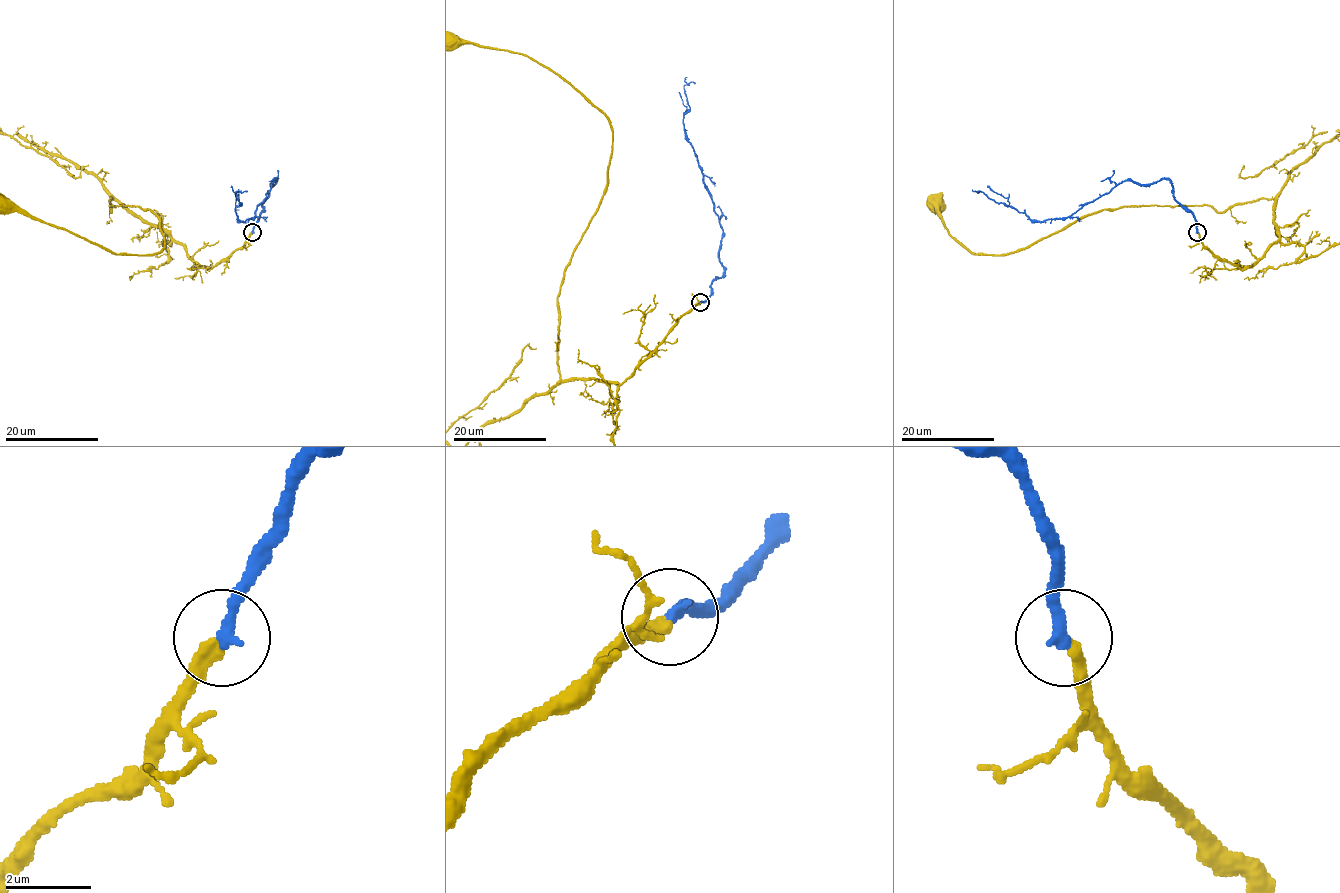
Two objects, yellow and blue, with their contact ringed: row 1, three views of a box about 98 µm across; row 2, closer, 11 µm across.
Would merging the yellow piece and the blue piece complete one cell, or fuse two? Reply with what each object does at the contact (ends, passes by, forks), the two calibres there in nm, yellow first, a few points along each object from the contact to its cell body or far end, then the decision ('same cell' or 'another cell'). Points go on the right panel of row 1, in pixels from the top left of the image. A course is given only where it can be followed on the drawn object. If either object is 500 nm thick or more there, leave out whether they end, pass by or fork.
yellow ends there; blue ends there; 320 nm thick on the yellow side, 300 nm on the other; yellow runs (1198, 232), (1220, 258), (1251, 267), (1278, 239), (1273, 199), (1104, 209), (1007, 254), (969, 251), (934, 201); blue runs (1198, 232), (1165, 178), (1123, 181), (1069, 216), (1037, 222), (972, 189); same cell

